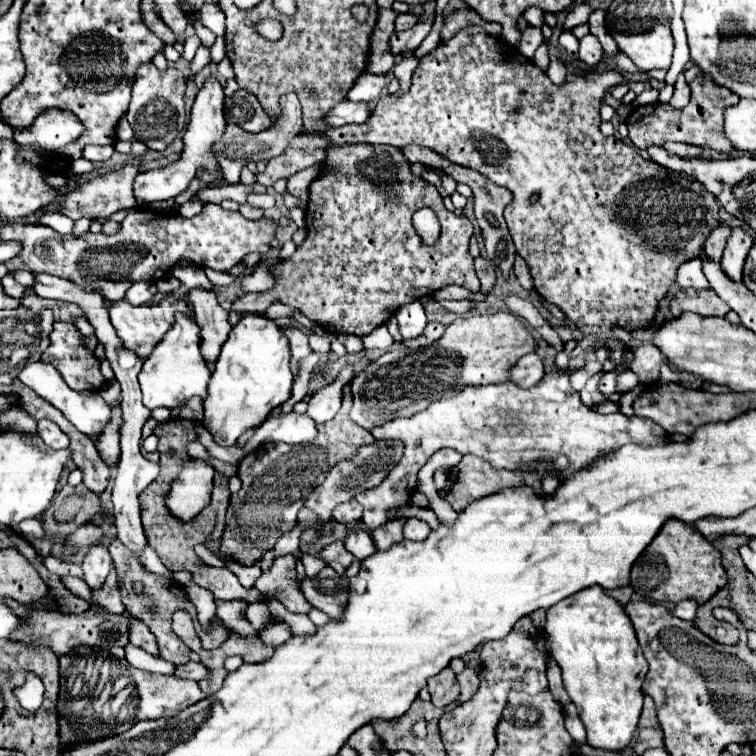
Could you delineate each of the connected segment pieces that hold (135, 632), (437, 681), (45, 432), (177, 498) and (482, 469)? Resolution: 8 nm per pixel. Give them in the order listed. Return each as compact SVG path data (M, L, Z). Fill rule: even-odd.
M132 619L130 621L130 643L144 649L146 653L154 655L154 657L160 657L160 651L158 651L158 643L156 643L156 637L150 633L150 629L138 621L138 619Z
M446 667L442 673L428 679L428 691L432 695L432 705L436 707L446 707L454 703L460 697L460 687L458 687L454 671Z
M40 419L38 421L38 435L50 449L66 449L68 447L68 435L52 421Z
M188 459L180 475L172 481L166 495L166 507L176 519L184 523L194 521L196 515L210 503L214 467L204 459Z
M464 455L462 461L448 471L448 483L440 491L440 497L446 499L456 511L460 511L460 509L464 509L464 505L472 503L478 497L484 497L484 495L490 495L490 493L498 493L498 491L502 491L506 487L518 487L518 485L530 485L532 489L536 489L538 493L542 493L540 477L534 471L494 469L488 461L484 461L484 459L476 457L476 455Z

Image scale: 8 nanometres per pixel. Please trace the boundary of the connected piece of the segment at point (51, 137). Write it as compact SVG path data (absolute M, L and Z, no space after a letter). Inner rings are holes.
M48 109L28 129L14 131L14 141L20 145L32 145L34 149L56 151L68 143L74 143L82 133L82 123L72 117L70 111Z

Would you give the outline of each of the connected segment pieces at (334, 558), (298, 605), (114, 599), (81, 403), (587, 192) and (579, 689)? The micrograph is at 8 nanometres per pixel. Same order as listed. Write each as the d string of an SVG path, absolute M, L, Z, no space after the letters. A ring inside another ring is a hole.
M334 541L334 543L330 543L328 547L324 547L324 549L318 553L318 557L320 557L328 567L336 569L336 573L342 573L342 577L346 575L348 565L354 561L354 557L344 549L342 541Z
M293 555L275 558L270 569L257 579L254 587L264 597L276 597L292 613L308 613L310 605L298 589L296 561Z
M116 575L108 577L108 581L104 581L104 585L100 585L100 589L92 589L90 603L106 609L108 613L124 613L124 605L122 605L122 601L118 601Z
M42 361L30 363L30 365L26 365L26 367L20 371L18 377L20 377L20 381L22 381L24 385L28 385L30 389L34 389L40 397L44 397L44 399L46 399L48 403L52 403L56 409L60 409L60 411L64 413L64 417L66 417L80 433L84 433L84 435L88 435L88 437L98 435L98 433L104 429L104 425L108 423L108 419L110 419L110 407L108 407L108 403L102 399L102 395L100 395L98 391L78 393L78 391L70 389L70 387L66 385L66 381L60 377L60 373L58 373L52 365L48 365L48 363L42 363Z
M472 25L472 27L460 29L454 37L450 37L446 41L440 41L436 49L432 49L428 55L424 55L420 59L420 63L418 63L418 67L412 75L412 87L406 95L402 95L402 97L392 97L392 95L380 97L372 117L368 117L368 121L364 121L362 125L344 125L344 127L338 127L338 129L296 135L282 155L270 159L268 167L262 173L256 173L256 183L270 187L278 179L286 179L286 177L294 175L296 171L312 167L314 163L320 163L320 161L326 159L326 151L332 145L350 145L350 143L376 145L376 143L382 143L382 145L392 145L392 147L406 147L406 145L428 147L428 149L440 153L442 157L450 159L452 163L476 169L482 175L486 175L488 179L492 179L496 185L502 185L502 187L512 191L514 199L512 199L512 203L506 205L504 219L506 219L506 223L508 223L508 217L514 219L514 223L510 225L512 227L510 235L512 235L512 241L516 245L516 253L528 263L530 275L534 279L534 289L546 301L558 305L562 309L562 313L568 315L568 319L582 333L596 333L596 335L606 335L608 337L612 333L612 325L620 325L622 329L626 329L630 333L644 331L644 329L650 327L650 321L656 315L658 301L668 293L668 287L676 281L676 269L684 261L690 261L690 259L698 257L700 247L704 247L706 237L720 223L720 217L718 217L716 199L704 189L702 183L698 183L696 179L692 179L684 173L674 173L674 171L668 171L668 169L656 165L654 161L642 159L634 147L624 145L618 137L604 137L602 135L602 131L600 131L600 105L602 105L602 99L604 99L608 87L620 85L622 81L624 79L622 79L620 73L614 73L614 71L600 73L596 69L588 69L588 73L584 73L584 71L582 73L568 73L566 81L562 85L554 85L544 71L540 71L530 59L526 59L522 53L518 53L516 47L508 45L508 41L504 41L502 37L492 37L482 27ZM534 193L538 193L540 197L538 197L536 203L530 203L530 197Z
M588 587L580 593L574 593L572 597L556 603L552 609L548 609L546 619L546 649L548 653L558 661L562 667L562 679L564 689L568 691L572 703L578 707L580 719L586 729L586 743L594 749L604 751L624 751L638 729L638 719L642 713L642 691L640 685L646 675L646 659L640 653L640 645L634 633L634 627L630 625L628 615L624 613L624 607L614 601L610 595L604 593L604 589Z

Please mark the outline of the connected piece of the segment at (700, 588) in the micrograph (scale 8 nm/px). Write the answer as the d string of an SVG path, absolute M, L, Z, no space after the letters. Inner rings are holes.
M668 521L654 541L636 559L630 573L630 587L650 601L684 601L694 599L698 605L706 603L716 591L726 585L726 571L720 553L698 531L680 521Z

